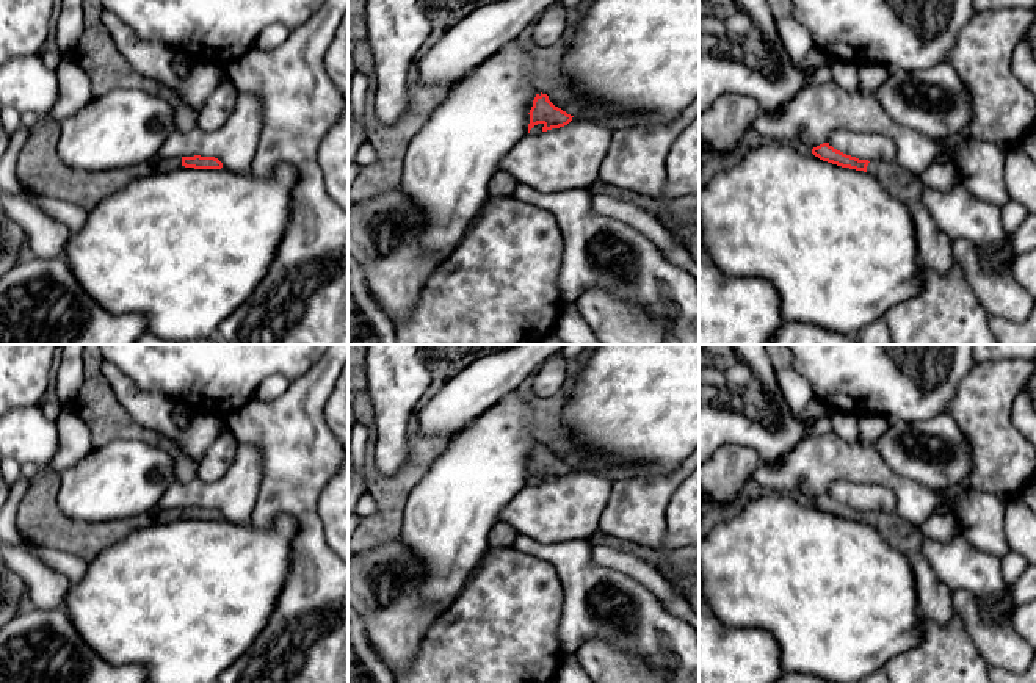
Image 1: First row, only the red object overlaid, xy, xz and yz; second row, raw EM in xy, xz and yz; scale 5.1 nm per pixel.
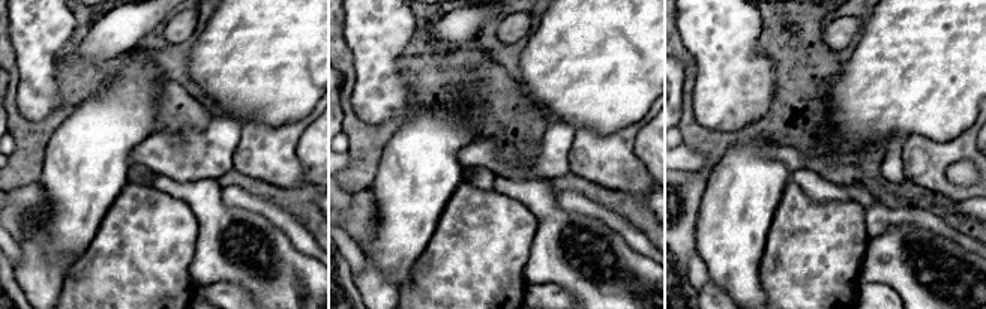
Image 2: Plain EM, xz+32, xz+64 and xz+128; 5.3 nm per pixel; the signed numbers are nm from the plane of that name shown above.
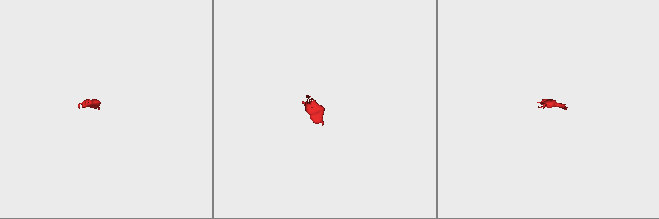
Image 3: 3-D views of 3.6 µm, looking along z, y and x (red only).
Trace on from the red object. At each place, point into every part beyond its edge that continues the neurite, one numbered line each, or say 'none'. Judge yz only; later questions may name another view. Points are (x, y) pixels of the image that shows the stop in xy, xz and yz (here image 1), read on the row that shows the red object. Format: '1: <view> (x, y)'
1: yz (900, 184)

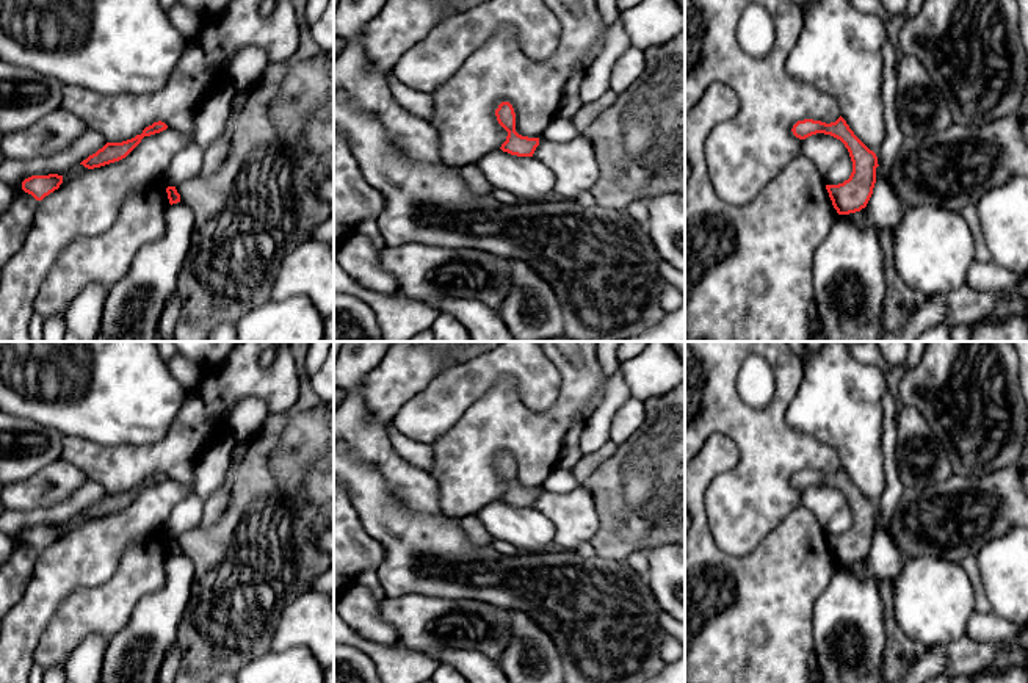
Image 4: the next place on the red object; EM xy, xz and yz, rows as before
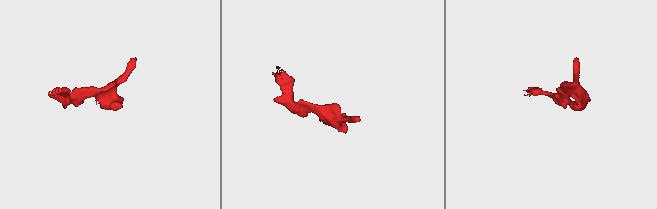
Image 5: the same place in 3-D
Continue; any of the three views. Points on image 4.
1: xy (79, 169)

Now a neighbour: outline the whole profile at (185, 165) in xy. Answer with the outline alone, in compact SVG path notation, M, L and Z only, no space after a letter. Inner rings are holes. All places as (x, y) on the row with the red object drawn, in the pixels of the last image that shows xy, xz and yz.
M194 146L183 149L172 158L161 180L166 186L179 186L201 172L202 160L202 149Z

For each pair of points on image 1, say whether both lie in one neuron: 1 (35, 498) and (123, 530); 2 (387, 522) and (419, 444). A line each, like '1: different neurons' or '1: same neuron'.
1: same neuron
2: same neuron

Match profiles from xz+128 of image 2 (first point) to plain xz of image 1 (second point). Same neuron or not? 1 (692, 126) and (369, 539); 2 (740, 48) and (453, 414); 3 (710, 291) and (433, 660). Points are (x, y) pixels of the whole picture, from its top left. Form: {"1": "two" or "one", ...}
{"1": "one", "2": "two", "3": "two"}

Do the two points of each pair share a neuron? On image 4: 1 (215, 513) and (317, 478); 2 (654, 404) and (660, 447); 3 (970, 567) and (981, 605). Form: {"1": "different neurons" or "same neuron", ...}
{"1": "different neurons", "2": "same neuron", "3": "same neuron"}

